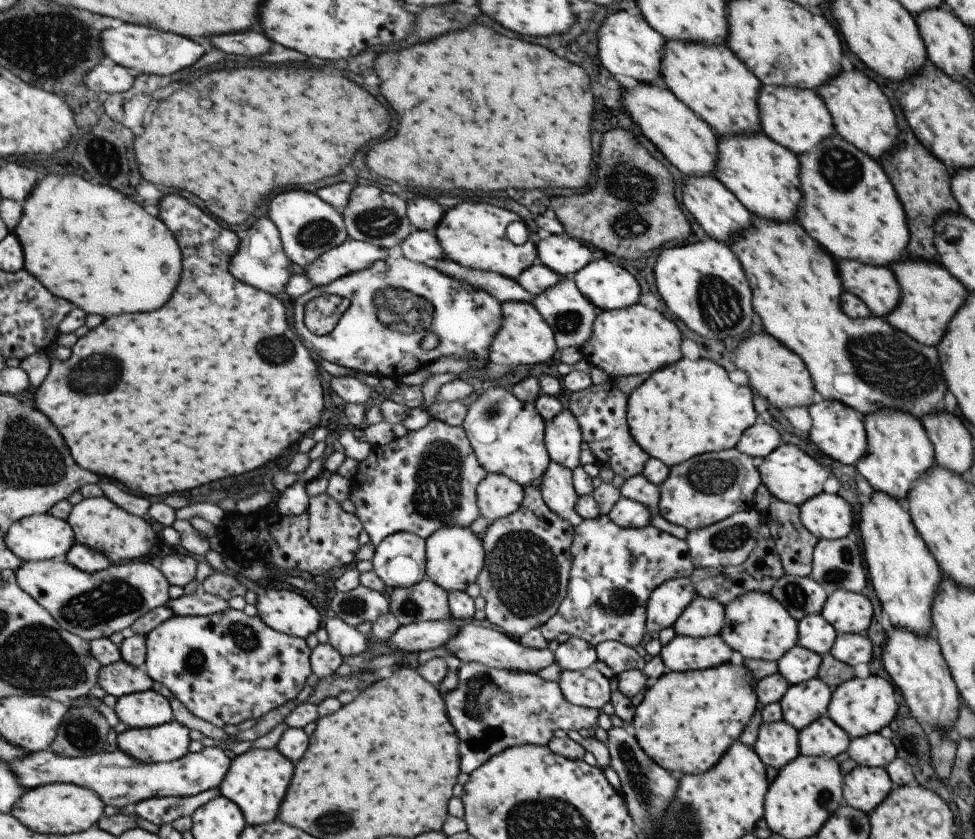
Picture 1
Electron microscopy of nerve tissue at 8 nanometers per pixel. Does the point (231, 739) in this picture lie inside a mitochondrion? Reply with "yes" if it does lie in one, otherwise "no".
no

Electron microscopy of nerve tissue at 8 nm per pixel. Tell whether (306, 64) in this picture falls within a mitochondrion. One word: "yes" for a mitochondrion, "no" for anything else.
no

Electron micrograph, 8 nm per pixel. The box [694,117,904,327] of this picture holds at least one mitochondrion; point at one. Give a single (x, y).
(840, 170)

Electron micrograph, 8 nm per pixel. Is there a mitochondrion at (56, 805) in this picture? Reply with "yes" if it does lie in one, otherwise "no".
no

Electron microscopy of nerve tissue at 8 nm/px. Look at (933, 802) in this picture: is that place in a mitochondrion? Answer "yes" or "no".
no

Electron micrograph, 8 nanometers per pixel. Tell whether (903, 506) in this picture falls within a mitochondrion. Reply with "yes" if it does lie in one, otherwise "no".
no

